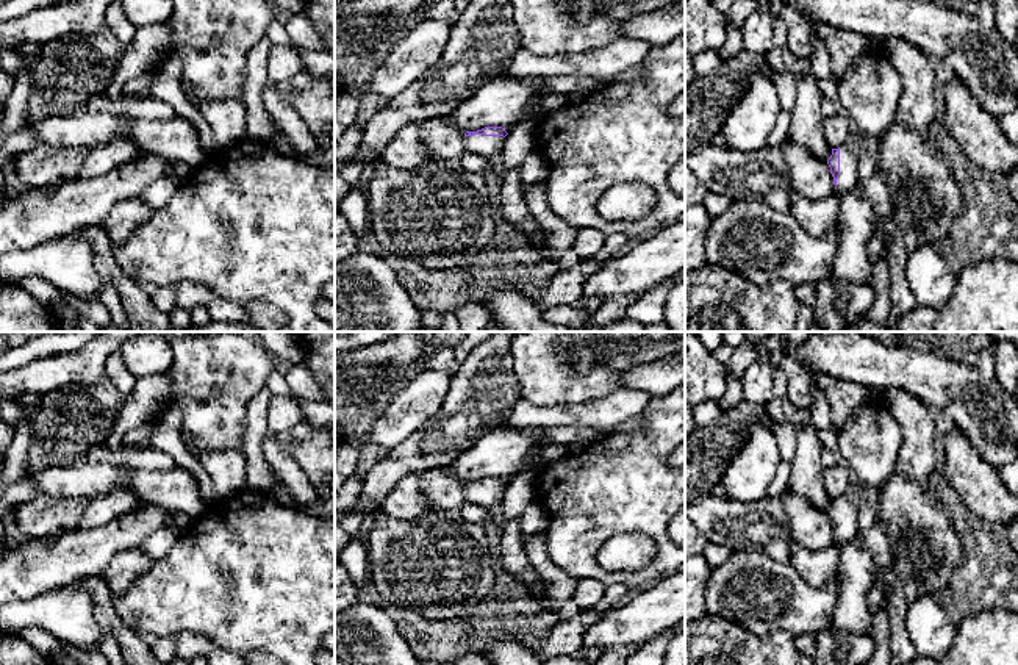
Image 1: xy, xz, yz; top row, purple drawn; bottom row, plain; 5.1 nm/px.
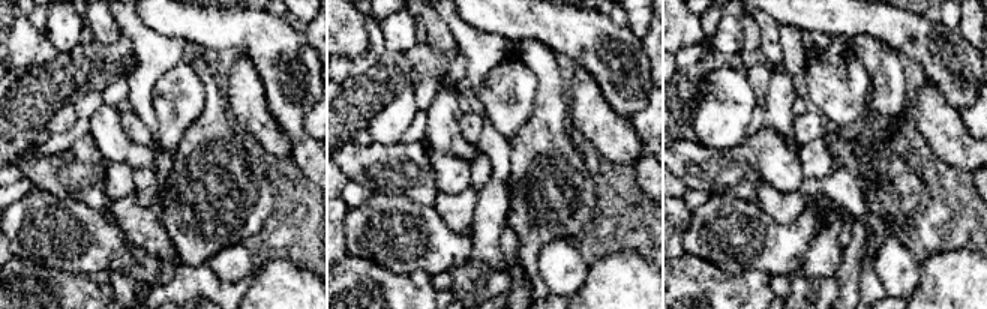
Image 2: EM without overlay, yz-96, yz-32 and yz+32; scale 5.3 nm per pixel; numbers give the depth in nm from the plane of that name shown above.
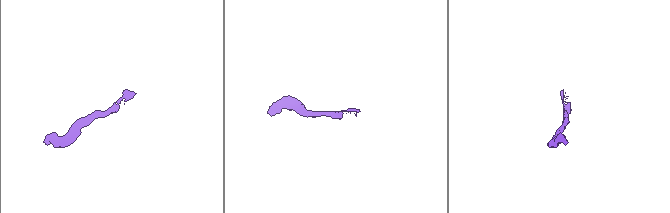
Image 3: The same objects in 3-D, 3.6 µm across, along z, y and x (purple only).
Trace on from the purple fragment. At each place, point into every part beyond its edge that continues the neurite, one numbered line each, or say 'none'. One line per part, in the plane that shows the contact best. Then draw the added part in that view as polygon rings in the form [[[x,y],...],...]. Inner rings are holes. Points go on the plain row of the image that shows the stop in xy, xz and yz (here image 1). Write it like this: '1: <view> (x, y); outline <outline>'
1: xz (490, 498); outline [[[472,485],[464,487],[464,501],[483,505],[493,516],[493,521],[504,529],[504,526],[507,524],[502,512],[504,493],[504,487]]]

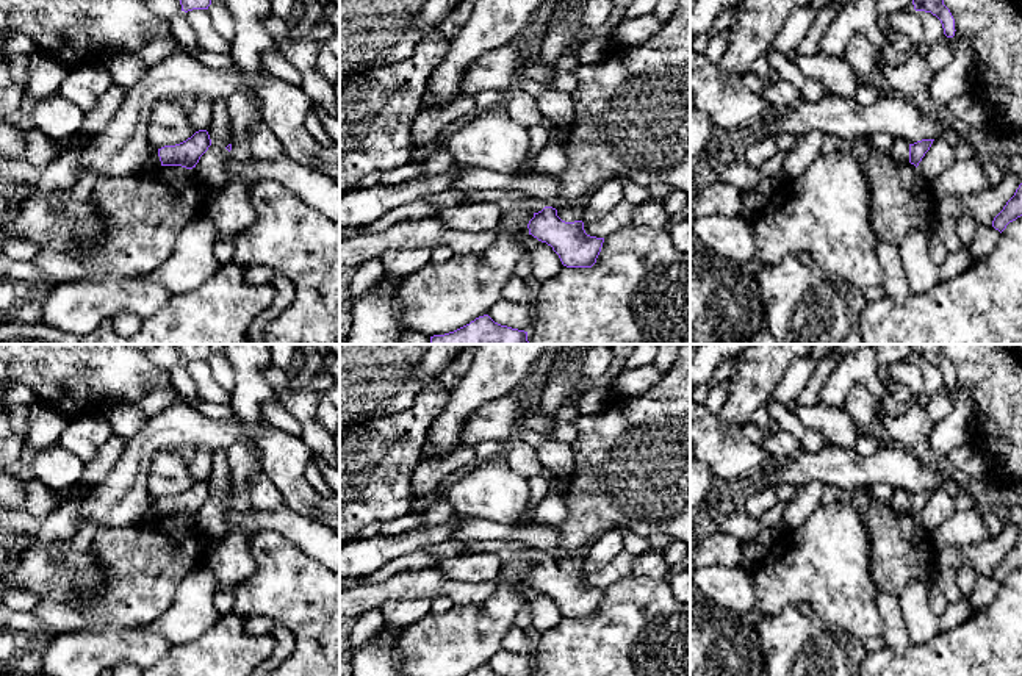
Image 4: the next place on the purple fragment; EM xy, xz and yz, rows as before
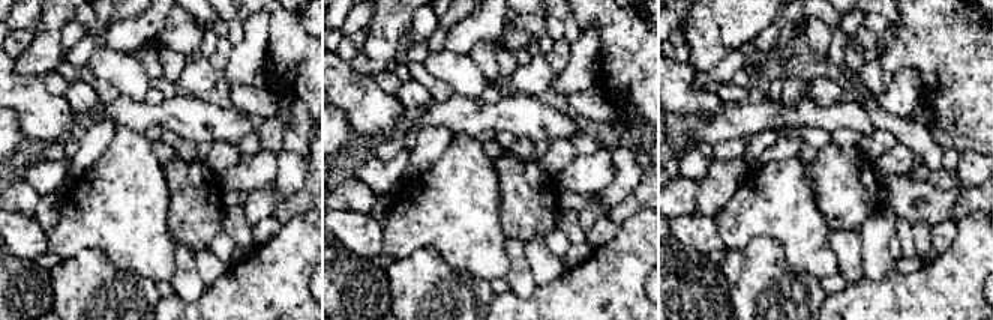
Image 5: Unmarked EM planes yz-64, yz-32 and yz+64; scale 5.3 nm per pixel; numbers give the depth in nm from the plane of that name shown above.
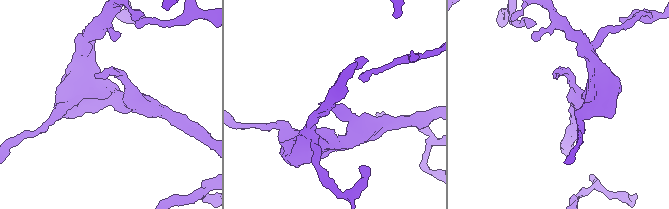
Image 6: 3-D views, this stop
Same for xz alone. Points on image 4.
1: xz (506, 550); outline [[[477,540],[462,543],[462,554],[496,554],[504,563],[521,557],[526,562],[538,563],[546,556],[538,549],[523,543],[510,540]]]

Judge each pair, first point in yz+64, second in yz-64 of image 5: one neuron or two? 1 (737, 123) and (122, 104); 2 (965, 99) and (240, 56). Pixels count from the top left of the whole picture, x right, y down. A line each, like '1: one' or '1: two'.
1: one
2: two

